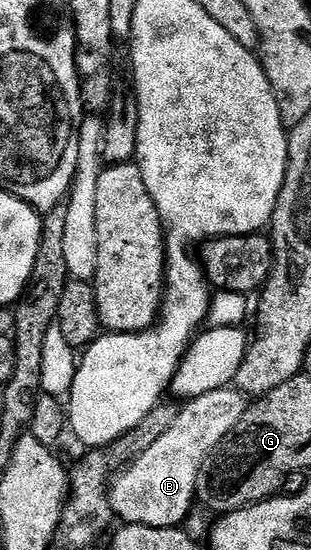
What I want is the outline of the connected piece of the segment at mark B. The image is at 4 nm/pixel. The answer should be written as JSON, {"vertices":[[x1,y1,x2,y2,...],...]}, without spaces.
{"vertices":[[233,386,221,387,189,400,179,410,176,421,172,421,172,427,164,433,164,437,159,437,153,445,148,445,140,457,136,457,133,463,113,476,110,484,110,508,114,510,115,516,122,519,123,524,135,523,149,527,177,527,185,524,192,511,190,506,195,506,196,503,196,481,200,465,208,453,216,449,218,442,238,424,240,417,244,417,247,406,247,396]]}

